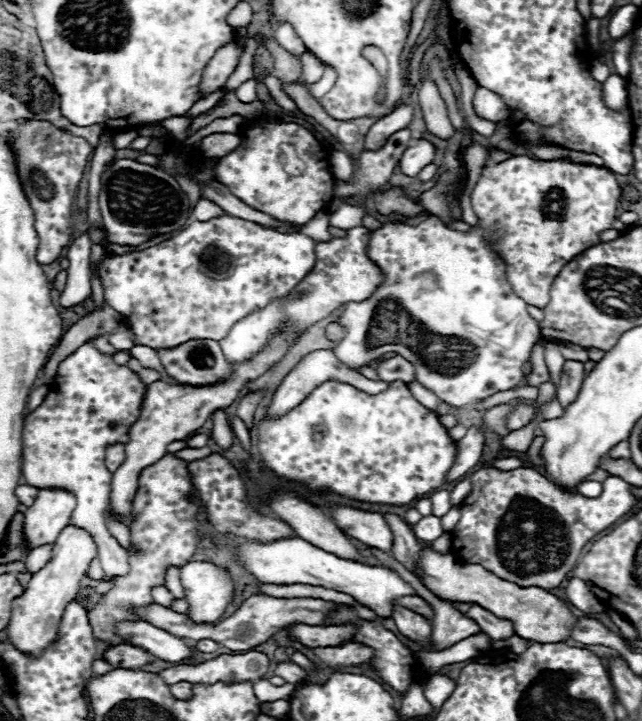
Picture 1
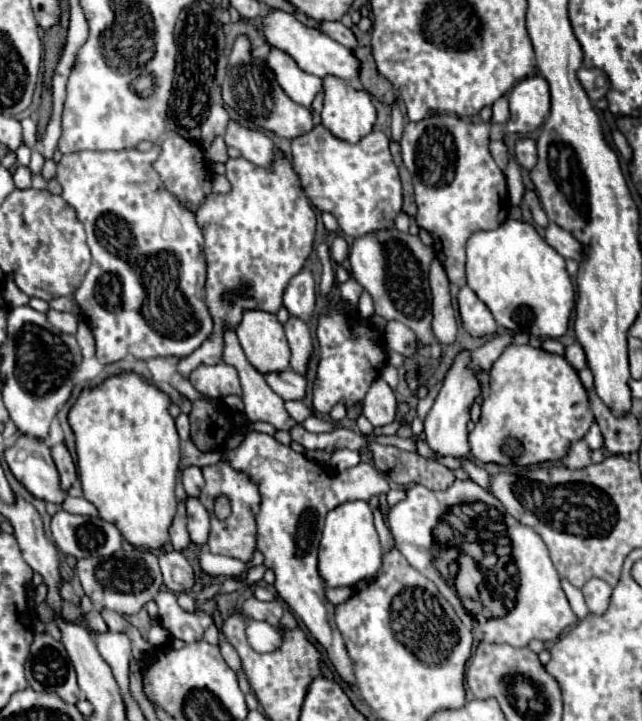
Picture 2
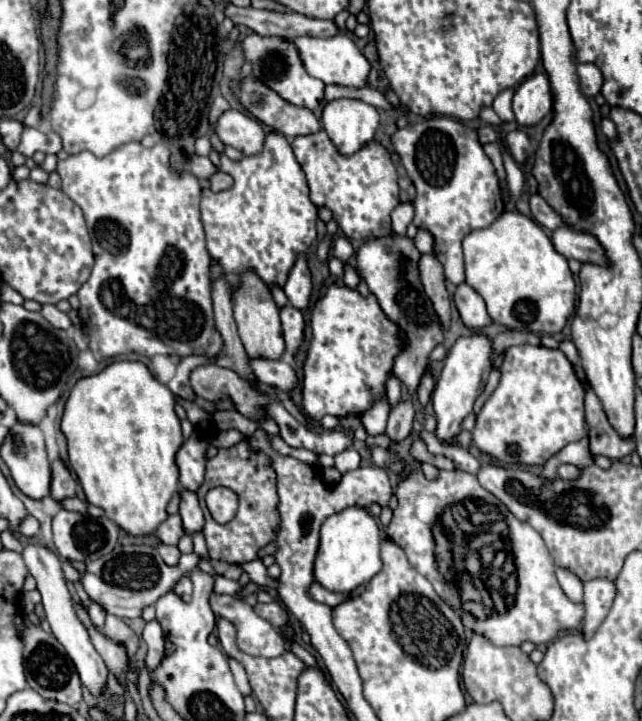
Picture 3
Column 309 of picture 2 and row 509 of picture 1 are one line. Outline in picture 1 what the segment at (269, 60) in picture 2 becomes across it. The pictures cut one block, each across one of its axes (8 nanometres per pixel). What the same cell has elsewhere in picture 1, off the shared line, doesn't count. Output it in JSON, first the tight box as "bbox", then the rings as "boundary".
{"bbox":[22,342,146,576],"boundary":[[[86,342],[58,366],[44,402],[24,418],[22,476],[26,484],[74,492],[76,508],[70,524],[90,532],[108,576],[126,576],[130,564],[126,550],[110,536],[104,522],[112,478],[104,454],[110,444],[126,444],[130,440],[128,432],[140,416],[144,392],[146,386],[136,372],[128,366],[118,366],[110,354],[102,354],[94,342]]]}

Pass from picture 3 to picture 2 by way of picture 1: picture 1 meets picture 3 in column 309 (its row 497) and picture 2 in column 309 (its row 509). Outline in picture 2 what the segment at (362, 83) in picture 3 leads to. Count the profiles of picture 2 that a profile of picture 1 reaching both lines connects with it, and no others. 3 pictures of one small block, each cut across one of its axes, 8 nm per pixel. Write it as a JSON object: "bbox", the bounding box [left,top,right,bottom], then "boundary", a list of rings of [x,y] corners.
{"bbox":[264,10,360,82],"boundary":[[[282,10],[266,12],[264,14],[264,36],[272,46],[288,52],[296,60],[296,64],[308,74],[314,74],[318,78],[336,76],[344,82],[352,82],[360,76],[360,60],[354,56],[350,48],[340,46],[340,42],[320,34],[318,30],[296,22],[296,18],[292,18],[292,14],[288,12],[282,12]]]}

